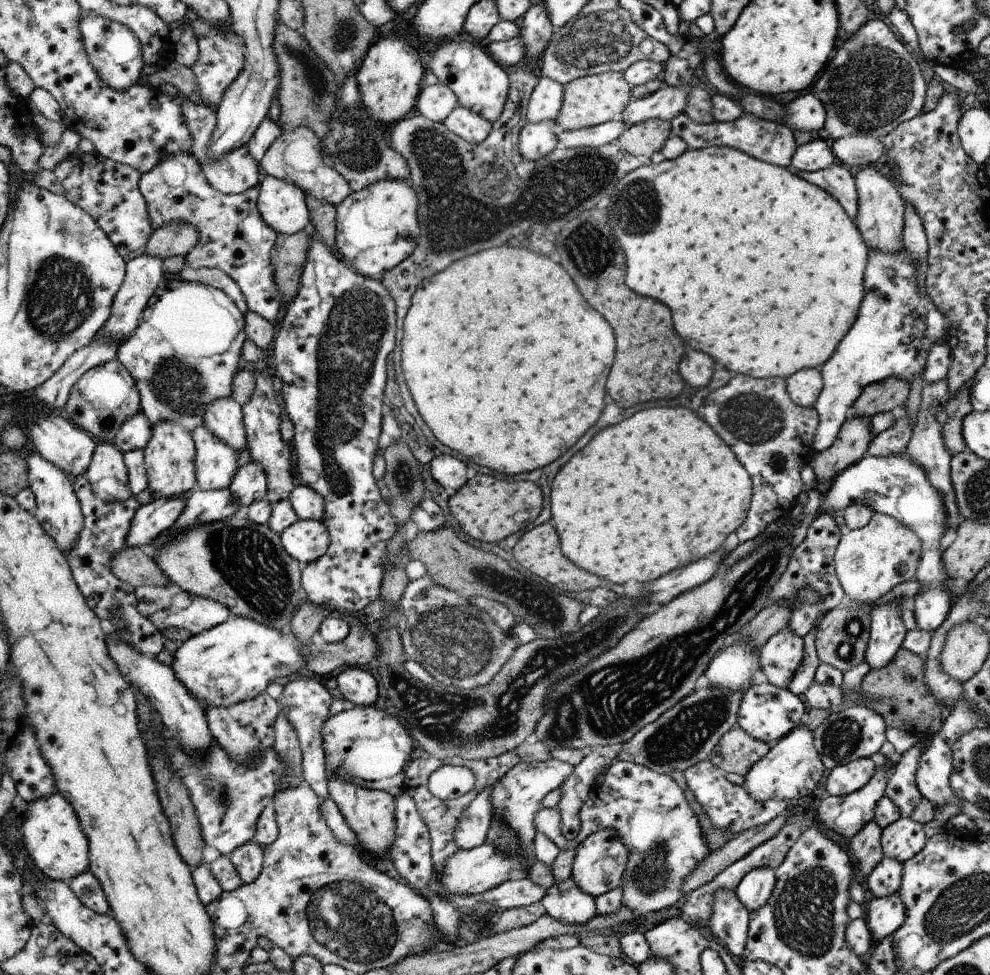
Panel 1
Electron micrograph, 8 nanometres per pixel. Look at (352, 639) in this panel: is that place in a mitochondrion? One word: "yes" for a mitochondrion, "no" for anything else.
no

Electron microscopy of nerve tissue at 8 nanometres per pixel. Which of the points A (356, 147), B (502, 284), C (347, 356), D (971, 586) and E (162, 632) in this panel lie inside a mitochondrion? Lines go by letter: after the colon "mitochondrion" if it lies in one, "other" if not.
A: mitochondrion
B: other
C: mitochondrion
D: other
E: other

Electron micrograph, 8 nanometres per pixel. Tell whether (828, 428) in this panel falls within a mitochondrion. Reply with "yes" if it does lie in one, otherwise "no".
no

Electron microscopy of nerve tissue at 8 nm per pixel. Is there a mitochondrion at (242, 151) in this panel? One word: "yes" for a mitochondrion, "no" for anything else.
no

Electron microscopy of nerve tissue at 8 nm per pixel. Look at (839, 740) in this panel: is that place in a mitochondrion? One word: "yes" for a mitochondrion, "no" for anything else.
yes

